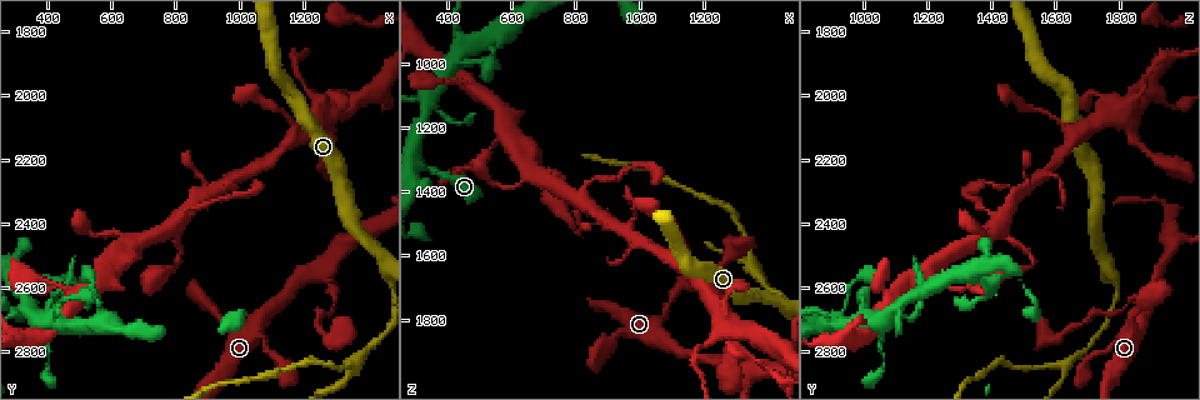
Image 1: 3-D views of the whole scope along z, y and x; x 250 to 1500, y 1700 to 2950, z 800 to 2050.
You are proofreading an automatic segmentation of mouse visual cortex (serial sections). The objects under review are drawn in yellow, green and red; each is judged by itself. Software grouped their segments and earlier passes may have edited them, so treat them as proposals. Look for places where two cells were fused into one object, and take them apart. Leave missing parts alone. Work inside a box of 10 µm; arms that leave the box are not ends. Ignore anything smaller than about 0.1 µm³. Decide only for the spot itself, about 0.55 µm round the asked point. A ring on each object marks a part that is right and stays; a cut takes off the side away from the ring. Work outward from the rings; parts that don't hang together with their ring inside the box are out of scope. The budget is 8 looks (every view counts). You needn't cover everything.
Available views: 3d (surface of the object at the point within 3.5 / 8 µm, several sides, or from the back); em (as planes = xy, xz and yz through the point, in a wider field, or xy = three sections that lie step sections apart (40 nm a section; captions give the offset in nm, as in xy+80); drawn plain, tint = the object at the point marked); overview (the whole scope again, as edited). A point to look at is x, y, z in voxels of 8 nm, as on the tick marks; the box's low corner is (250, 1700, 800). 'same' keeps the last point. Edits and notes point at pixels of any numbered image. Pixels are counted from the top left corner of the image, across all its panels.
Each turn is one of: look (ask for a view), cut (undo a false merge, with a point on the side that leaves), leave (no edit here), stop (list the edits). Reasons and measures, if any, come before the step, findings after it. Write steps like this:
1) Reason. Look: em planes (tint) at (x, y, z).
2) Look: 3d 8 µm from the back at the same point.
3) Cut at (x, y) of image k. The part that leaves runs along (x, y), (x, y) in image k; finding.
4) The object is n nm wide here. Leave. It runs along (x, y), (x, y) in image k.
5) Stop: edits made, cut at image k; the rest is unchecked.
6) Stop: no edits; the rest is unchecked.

Three-way junction. Look: 3d 3.5 µm at (1230, 2560, 1930).

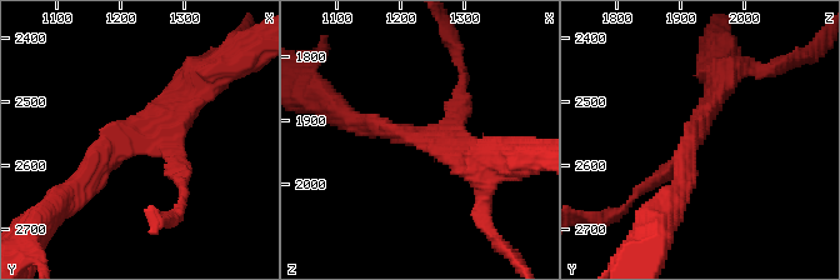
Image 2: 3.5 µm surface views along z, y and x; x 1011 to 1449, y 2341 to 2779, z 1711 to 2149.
3 arms meet here; the arms are 200, 250, 250 nm wide. Look: em xy step 1 (tint) at (1230, 2565, 1920).

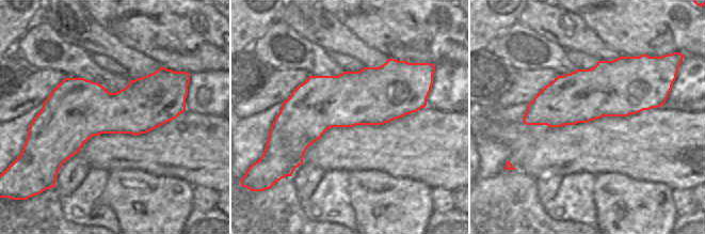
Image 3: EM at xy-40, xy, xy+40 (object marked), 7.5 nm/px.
Cut it another way. Look: em xy step 3 (tint) at the same point.

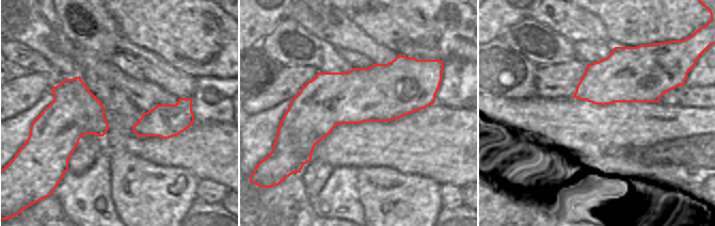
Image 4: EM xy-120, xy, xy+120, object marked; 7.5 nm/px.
Leave. It runs along (75, 186), (198, 86) in image 2; all the same cell.

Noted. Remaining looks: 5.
A fork. Look: 3d 3.5 µm at (1340, 2840, 1630).

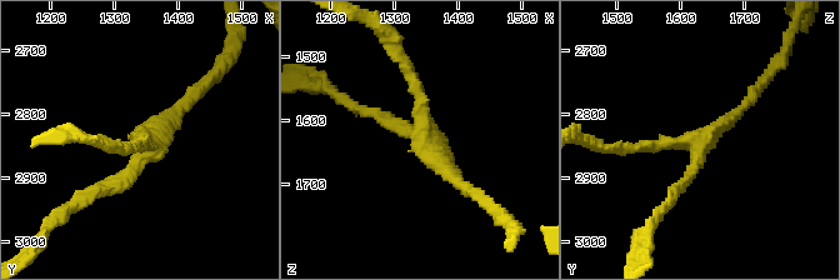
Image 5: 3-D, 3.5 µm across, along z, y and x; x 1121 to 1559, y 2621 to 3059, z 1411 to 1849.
3 arms meet here; the arms are 150, 150, 150 nm wide; now the EM. Look: em xy step 1 (plain) at (1345, 2840, 1625).

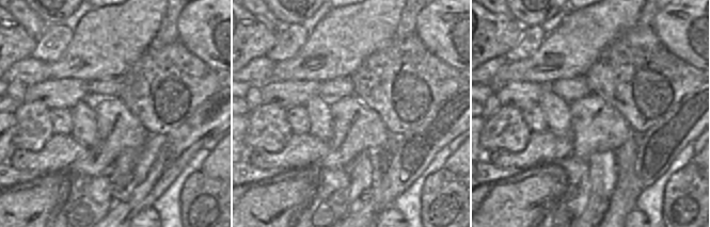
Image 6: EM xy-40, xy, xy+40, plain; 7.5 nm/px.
Look: em xy step 1 (tint) at the same point.

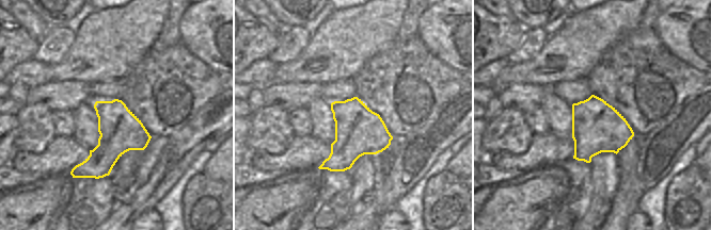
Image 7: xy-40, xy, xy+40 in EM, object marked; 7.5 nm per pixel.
The object is 360 nm wide here. Leave. It runs along (469, 189), (423, 144), (404, 61) in image 5; one cell here.

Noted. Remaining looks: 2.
Thin neck. Look: 3d 3.5 µm at (330, 2590, 1330).

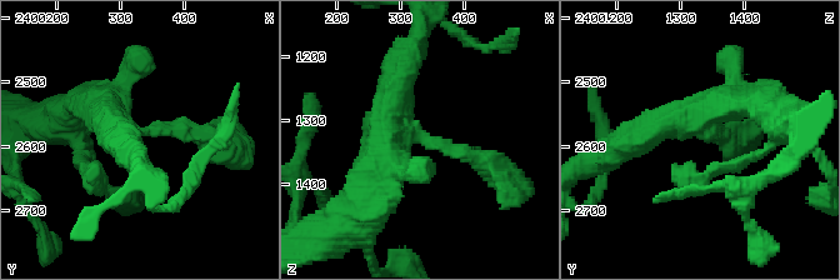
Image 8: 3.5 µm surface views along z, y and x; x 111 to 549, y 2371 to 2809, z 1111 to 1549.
3 arms meet here; the arms are 250, 400, 400 nm wide. Look: em xy step 5 (tint) at (330, 2575, 1330).

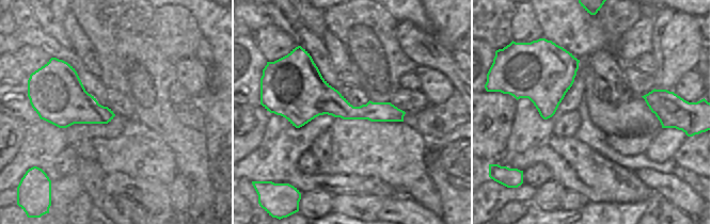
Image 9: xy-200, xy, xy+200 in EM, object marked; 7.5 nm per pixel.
Leave. All the same cell.

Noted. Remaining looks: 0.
Stop: no edits; the rest is unchecked.

